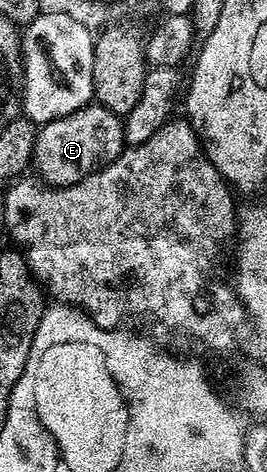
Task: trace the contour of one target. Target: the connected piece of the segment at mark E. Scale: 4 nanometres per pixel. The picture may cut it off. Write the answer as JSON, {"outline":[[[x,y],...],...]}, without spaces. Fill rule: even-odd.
{"outline":[[[91,104],[45,123],[34,145],[33,169],[48,186],[71,186],[121,156],[126,140],[124,122],[108,108]]]}

